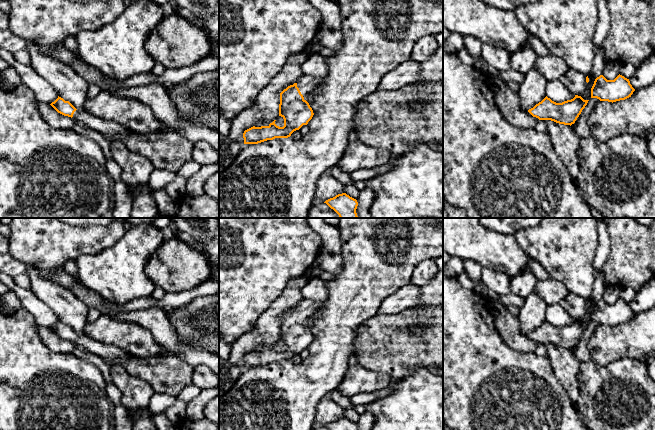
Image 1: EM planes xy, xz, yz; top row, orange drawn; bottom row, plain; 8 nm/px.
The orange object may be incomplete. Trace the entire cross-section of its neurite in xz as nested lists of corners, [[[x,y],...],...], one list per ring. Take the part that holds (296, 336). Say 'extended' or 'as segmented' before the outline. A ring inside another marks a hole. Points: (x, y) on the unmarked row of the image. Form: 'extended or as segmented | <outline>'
extended | [[[302,300],[297,307],[288,310],[280,317],[279,340],[284,343],[284,350],[279,351],[274,344],[268,350],[251,351],[244,355],[244,368],[258,368],[275,362],[288,362],[291,358],[299,354],[303,349],[307,349],[314,337],[306,322],[312,318],[322,307],[324,302],[314,302],[312,300]]]

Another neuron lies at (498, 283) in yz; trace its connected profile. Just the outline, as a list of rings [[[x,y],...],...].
[[[489,267],[482,268],[482,282],[493,297],[510,294],[510,279],[498,270]]]

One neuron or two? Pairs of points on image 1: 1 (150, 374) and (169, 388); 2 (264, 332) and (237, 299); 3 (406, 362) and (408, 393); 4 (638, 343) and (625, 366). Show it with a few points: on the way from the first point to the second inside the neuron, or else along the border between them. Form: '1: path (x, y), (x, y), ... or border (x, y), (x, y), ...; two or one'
1: path (155, 374), (164, 383); one
2: border (271, 304), (259, 316), (256, 324), (238, 337); two
3: border (430, 371), (413, 368), (392, 380); two
4: border (643, 362), (637, 359), (618, 358), (606, 365); two

